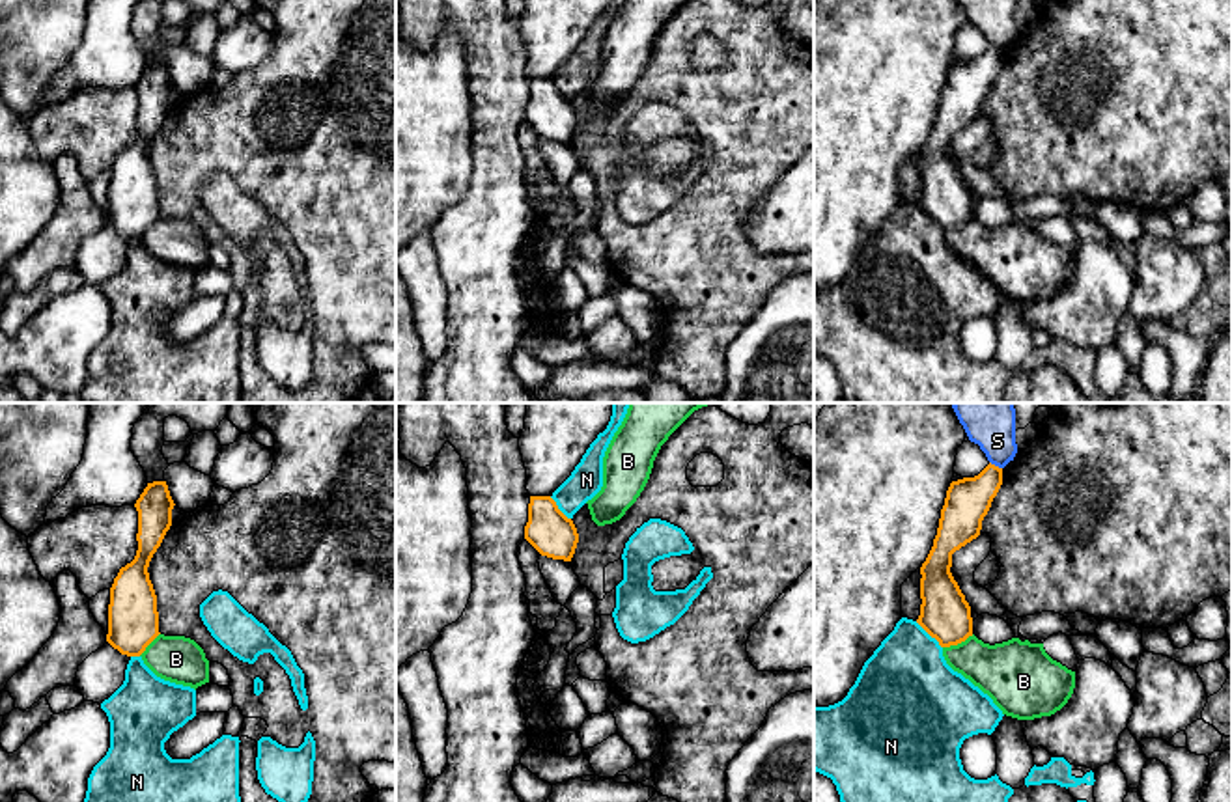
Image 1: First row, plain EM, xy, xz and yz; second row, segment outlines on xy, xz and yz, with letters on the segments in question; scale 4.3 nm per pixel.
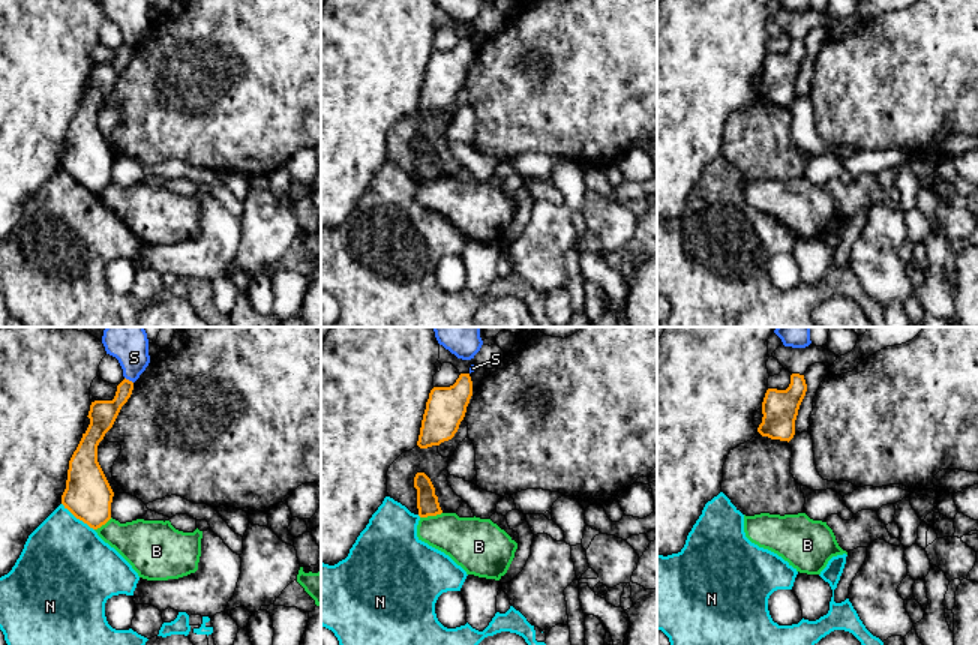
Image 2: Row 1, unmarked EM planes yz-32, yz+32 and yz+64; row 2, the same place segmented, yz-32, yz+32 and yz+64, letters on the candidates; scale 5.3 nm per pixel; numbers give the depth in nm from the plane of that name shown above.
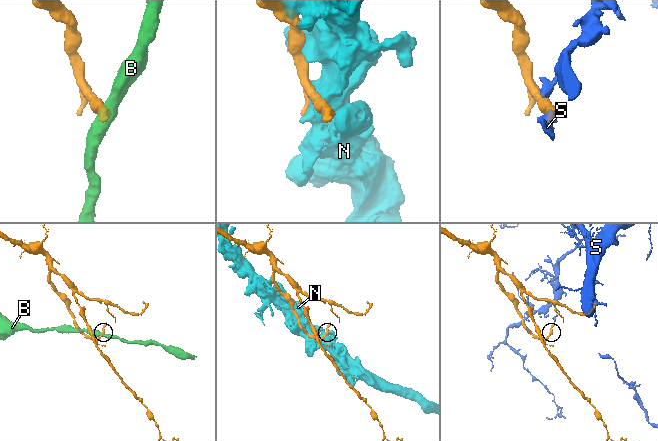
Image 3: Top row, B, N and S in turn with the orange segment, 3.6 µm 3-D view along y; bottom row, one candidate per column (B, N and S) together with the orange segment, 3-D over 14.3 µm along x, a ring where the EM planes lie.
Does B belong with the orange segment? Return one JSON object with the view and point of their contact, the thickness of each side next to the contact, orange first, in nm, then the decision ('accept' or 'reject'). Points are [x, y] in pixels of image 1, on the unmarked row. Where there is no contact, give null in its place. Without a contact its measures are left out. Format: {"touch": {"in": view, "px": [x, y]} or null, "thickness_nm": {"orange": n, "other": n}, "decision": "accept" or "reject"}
{"touch": {"in": "yz", "px": [958, 224]}, "thickness_nm": {"orange": 220, "other": 260}, "decision": "reject"}

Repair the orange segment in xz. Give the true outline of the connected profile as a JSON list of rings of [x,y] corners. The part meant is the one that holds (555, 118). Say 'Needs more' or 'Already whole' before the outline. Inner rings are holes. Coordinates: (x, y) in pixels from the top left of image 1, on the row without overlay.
Already whole. [[[530,78],[525,121],[541,138],[571,144],[579,116],[551,78]]]

